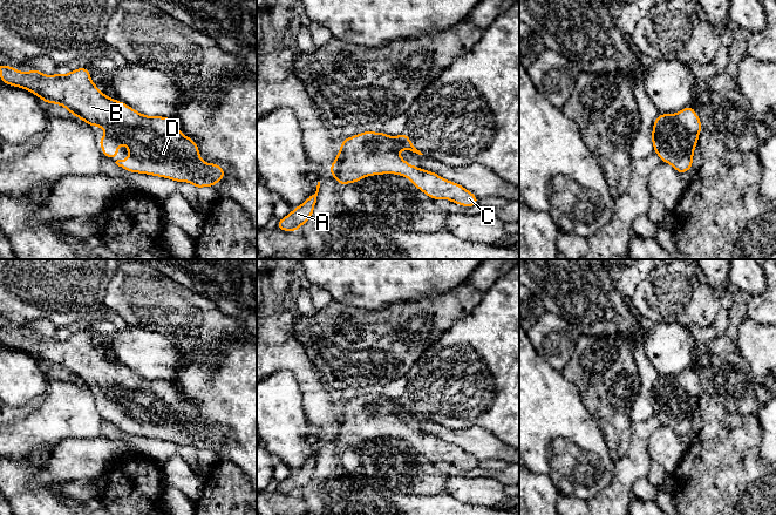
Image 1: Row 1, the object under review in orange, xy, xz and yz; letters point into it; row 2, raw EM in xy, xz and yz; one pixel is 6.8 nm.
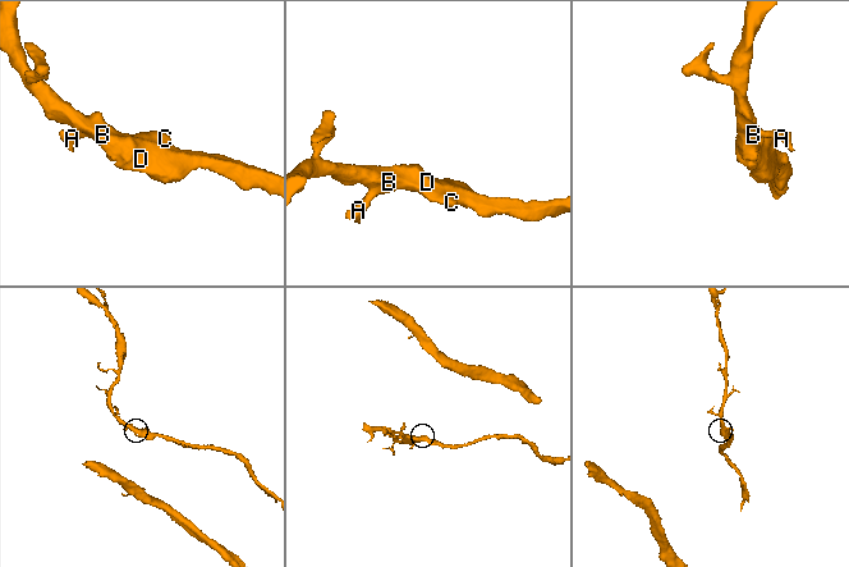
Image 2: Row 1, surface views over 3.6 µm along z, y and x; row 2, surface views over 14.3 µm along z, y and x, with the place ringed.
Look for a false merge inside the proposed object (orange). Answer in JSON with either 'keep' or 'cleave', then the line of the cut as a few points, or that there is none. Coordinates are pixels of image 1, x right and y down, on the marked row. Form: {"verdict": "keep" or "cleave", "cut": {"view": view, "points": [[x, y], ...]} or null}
{"verdict": "keep", "cut": null}

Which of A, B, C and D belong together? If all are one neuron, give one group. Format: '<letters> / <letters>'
A B C D

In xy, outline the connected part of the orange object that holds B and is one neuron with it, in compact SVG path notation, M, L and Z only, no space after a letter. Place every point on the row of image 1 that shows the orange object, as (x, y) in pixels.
M9 65L0 66L0 81L33 93L45 103L63 106L72 115L84 121L88 126L101 127L107 133L98 140L104 157L117 156L118 147L124 143L129 151L129 158L117 160L115 163L131 174L152 175L178 183L189 182L197 189L213 188L225 176L225 170L220 165L217 163L207 164L202 160L197 143L191 137L183 135L171 117L147 116L128 104L107 96L91 81L90 72L84 67L66 75L57 73L46 75L41 74L38 68L23 73Z

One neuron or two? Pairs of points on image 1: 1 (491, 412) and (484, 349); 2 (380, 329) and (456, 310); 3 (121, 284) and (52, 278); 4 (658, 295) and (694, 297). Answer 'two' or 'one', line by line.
1: one
2: one
3: two
4: one

